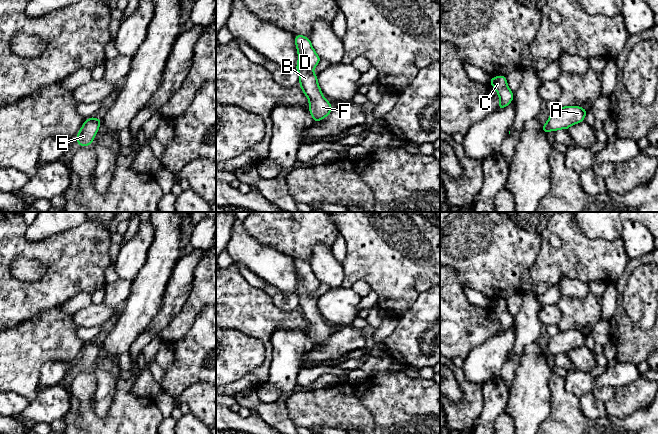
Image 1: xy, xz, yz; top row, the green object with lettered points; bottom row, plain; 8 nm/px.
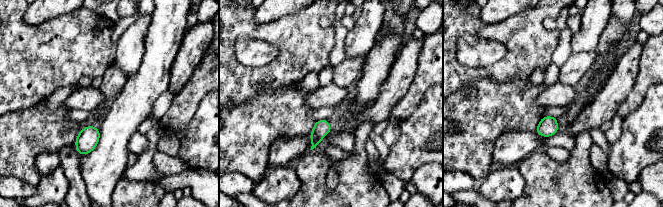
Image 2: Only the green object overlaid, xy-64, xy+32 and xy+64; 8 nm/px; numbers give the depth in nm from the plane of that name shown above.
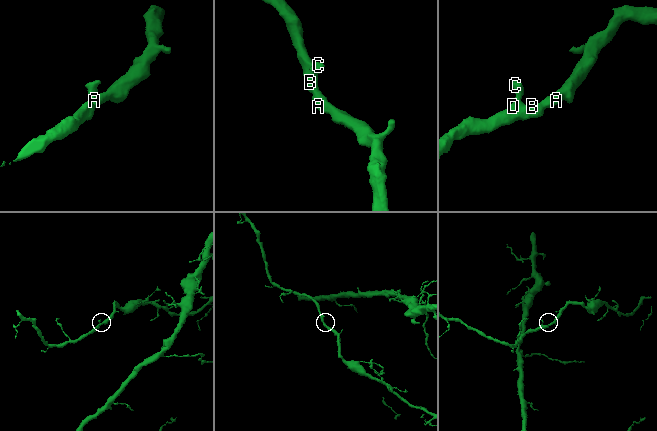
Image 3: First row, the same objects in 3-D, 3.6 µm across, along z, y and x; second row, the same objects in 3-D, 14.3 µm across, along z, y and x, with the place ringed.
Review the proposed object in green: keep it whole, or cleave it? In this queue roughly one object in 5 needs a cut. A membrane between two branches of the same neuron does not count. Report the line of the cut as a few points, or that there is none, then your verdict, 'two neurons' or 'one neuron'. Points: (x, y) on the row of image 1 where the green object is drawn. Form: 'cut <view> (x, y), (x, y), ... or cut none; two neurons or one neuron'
cut none; one neuron

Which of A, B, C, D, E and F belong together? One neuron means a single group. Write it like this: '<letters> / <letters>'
A B C D E F

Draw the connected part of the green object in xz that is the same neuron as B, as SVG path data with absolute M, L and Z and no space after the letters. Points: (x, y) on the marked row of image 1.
M294 35L294 38L298 52L296 70L299 73L299 84L309 100L309 112L314 122L319 122L327 117L333 109L330 102L323 96L317 75L313 73L313 69L321 59L315 52L309 38L304 35Z

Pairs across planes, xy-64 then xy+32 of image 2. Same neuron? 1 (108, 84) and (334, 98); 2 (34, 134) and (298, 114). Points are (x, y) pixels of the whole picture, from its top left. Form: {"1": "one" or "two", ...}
{"1": "two", "2": "one"}

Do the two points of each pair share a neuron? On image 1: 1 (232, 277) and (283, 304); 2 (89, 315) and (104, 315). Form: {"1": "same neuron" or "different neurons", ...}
{"1": "different neurons", "2": "same neuron"}

